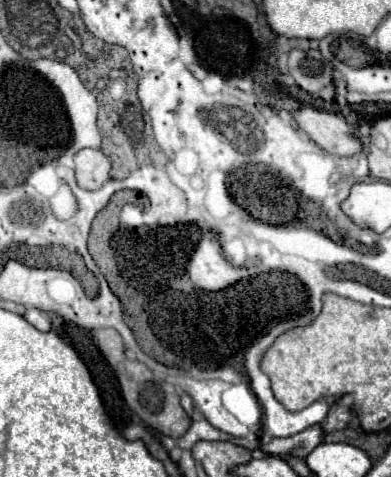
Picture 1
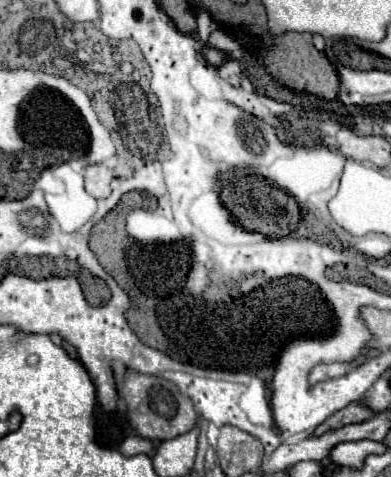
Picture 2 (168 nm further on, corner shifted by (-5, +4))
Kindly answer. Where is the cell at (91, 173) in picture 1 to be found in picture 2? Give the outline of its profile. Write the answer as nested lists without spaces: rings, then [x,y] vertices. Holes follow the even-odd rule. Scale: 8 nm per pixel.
[[[90,164],[86,168],[84,180],[86,180],[86,192],[94,198],[106,198],[110,194],[110,180],[112,170],[106,164]]]

